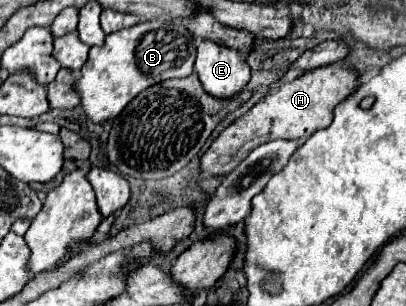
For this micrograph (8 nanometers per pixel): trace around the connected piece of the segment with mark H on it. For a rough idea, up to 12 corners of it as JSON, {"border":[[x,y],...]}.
{"border":[[344,64],[278,86],[230,124],[200,174],[232,172],[256,146],[306,140],[358,86]]}

